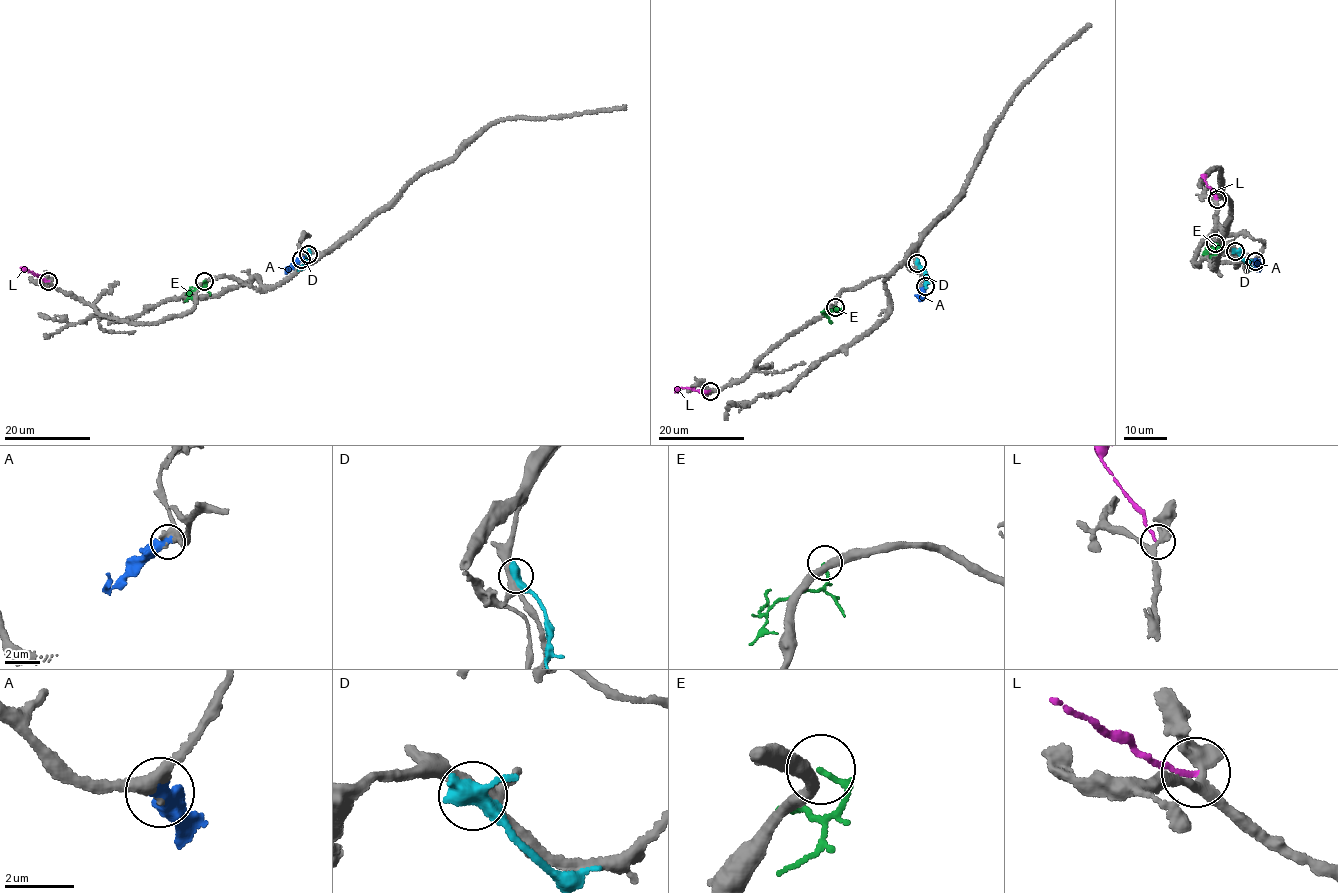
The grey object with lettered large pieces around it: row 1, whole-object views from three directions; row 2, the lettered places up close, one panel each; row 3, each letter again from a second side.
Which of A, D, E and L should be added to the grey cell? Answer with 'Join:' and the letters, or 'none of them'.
Join: A

